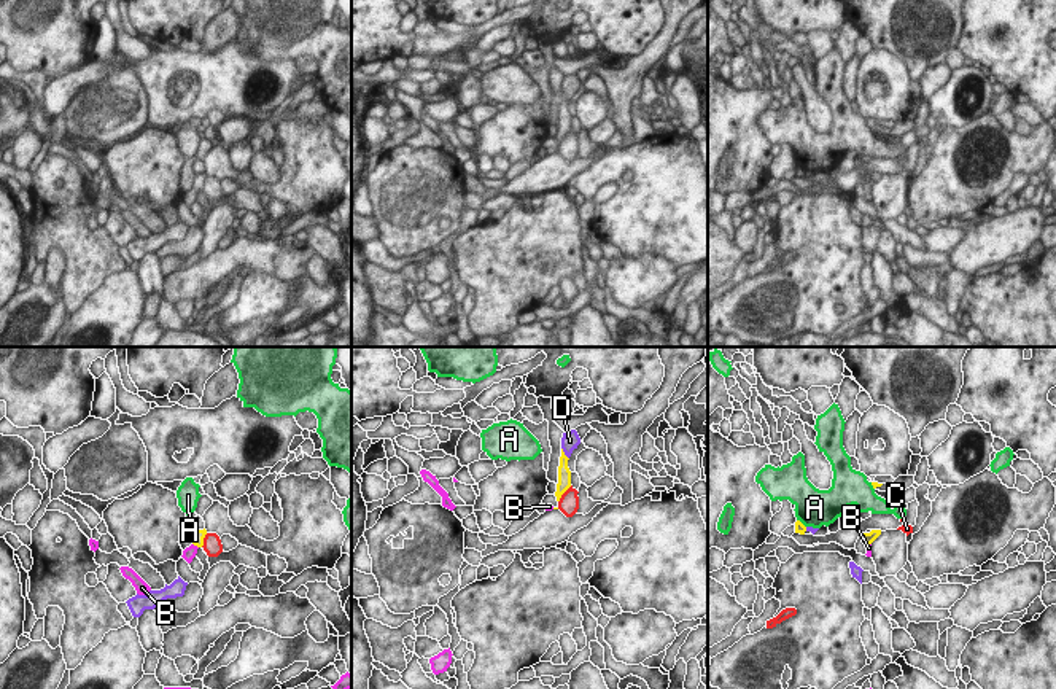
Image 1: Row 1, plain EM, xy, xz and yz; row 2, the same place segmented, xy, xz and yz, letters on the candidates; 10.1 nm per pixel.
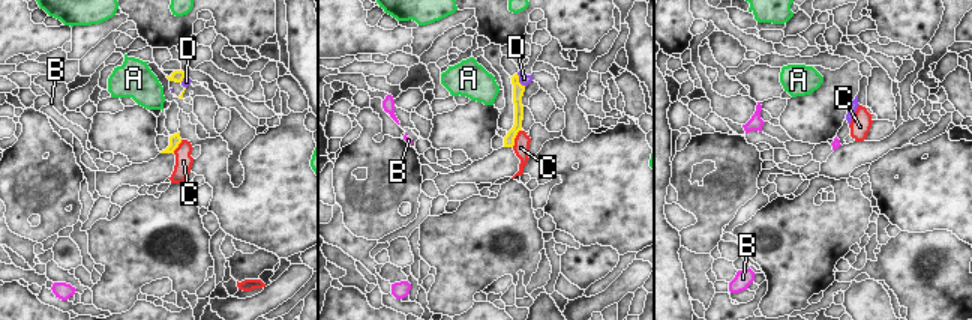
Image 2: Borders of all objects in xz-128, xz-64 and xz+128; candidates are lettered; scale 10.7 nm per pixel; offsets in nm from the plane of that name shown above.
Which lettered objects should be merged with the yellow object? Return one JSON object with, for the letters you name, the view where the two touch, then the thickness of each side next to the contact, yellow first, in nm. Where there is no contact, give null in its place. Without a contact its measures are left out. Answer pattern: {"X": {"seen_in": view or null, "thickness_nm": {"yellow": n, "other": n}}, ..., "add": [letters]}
{"B": {"seen_in": "xy", "thickness_nm": {"yellow": 120, "other": 130}}, "add": ["B"]}

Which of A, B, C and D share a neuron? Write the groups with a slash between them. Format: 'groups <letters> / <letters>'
groups A / B / C / D

